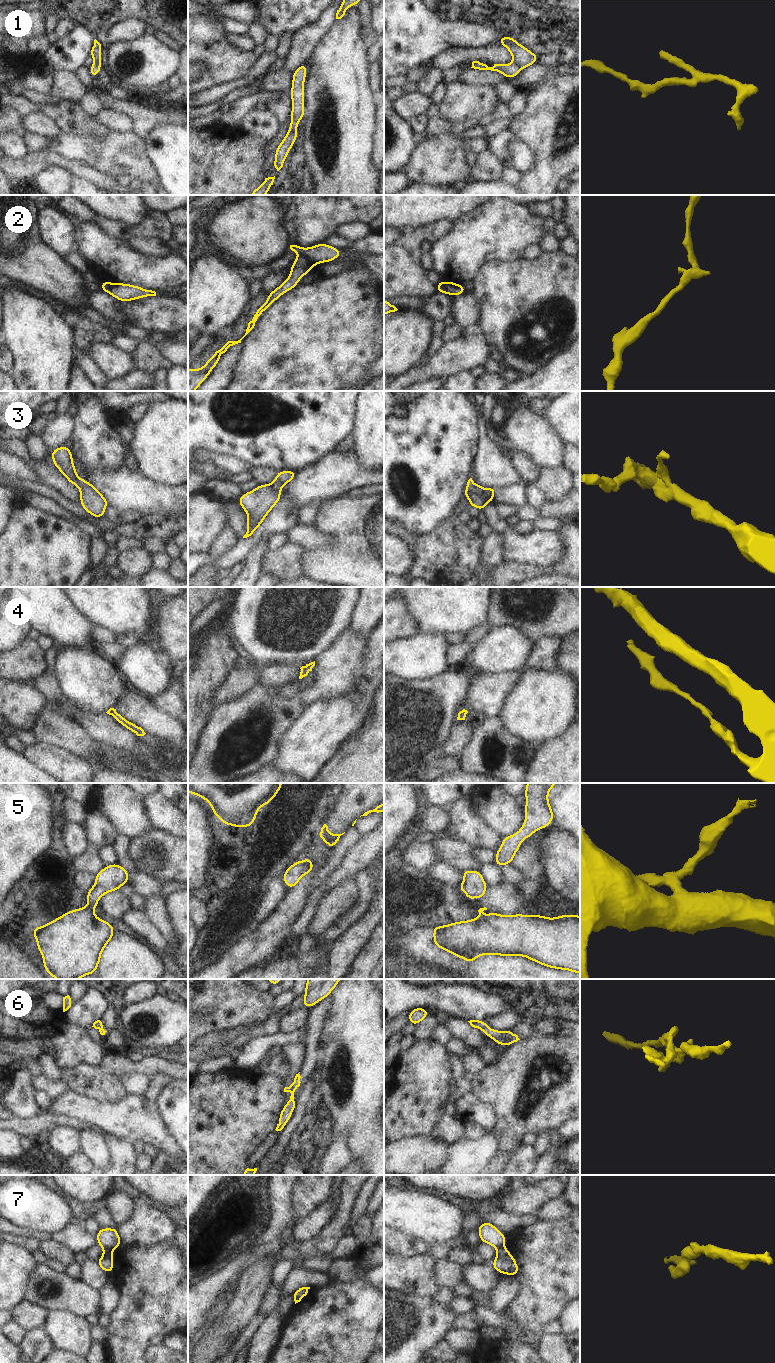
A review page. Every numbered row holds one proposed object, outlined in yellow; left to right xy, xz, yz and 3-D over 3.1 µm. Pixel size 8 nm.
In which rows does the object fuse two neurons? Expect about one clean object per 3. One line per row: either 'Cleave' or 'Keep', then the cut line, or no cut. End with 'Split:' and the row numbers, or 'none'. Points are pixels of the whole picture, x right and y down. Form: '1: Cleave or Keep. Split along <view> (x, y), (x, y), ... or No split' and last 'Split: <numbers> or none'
1: Cleave. Split along xz (296, 128), (288, 131)
2: Cleave. Split along xz (299, 253), (313, 265)
3: Cleave. Split along yz (474, 483), (472, 490), (476, 494), (483, 495)
4: Keep. No split
5: Keep. No split
6: Cleave. Split along yz (487, 1026), (482, 1030)
7: Cleave. Split along xy (104, 1248), (109, 1248), (112, 1251)
Split: 1, 2, 3, 6, 7.

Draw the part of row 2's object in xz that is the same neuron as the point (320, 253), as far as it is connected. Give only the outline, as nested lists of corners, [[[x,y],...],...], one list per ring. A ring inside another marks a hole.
[[[288,242],[287,249],[291,252],[298,252],[299,254],[304,255],[313,266],[320,263],[334,261],[336,258],[342,255],[338,248],[324,243],[303,248],[297,244]]]

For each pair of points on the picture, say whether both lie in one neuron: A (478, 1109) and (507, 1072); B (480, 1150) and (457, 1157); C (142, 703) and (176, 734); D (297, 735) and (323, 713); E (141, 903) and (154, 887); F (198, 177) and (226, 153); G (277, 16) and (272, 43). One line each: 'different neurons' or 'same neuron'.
A: different neurons
B: same neuron
C: same neuron
D: same neuron
E: different neurons
F: same neuron
G: different neurons

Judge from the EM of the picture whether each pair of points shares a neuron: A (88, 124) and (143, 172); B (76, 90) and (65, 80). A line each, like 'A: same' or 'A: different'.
A: different
B: same

